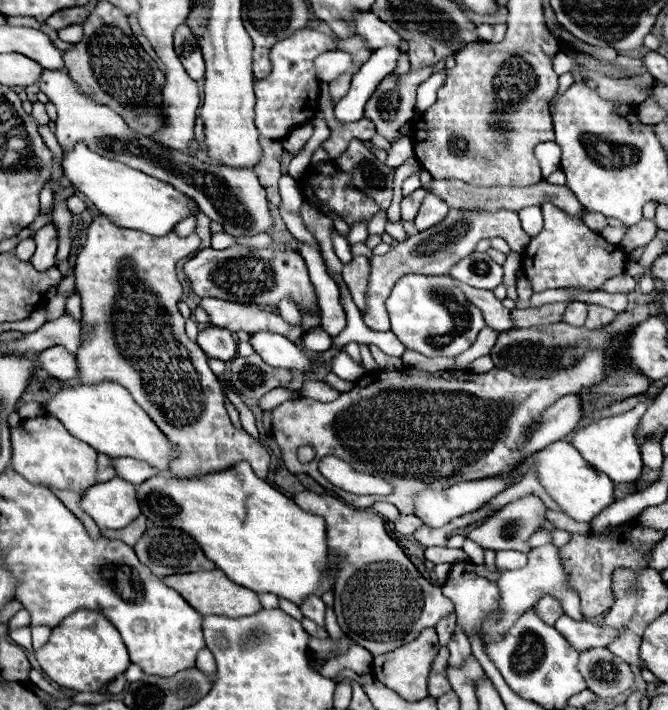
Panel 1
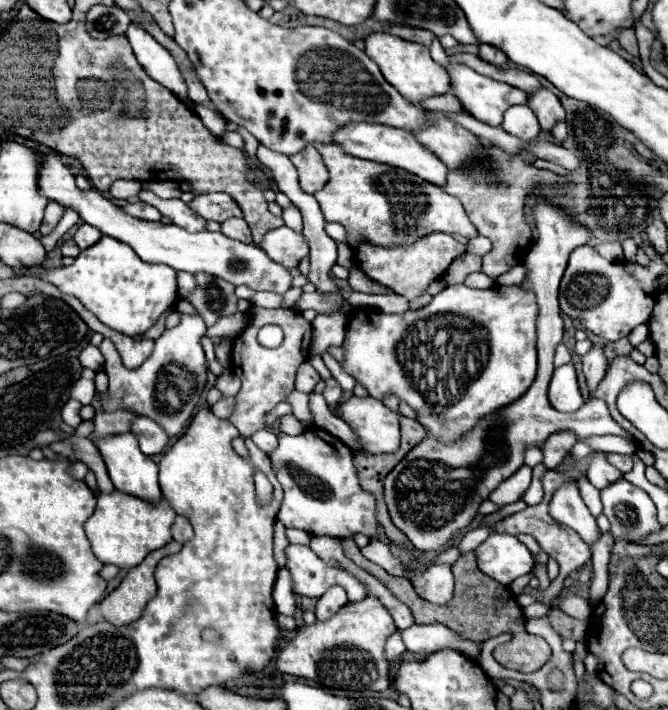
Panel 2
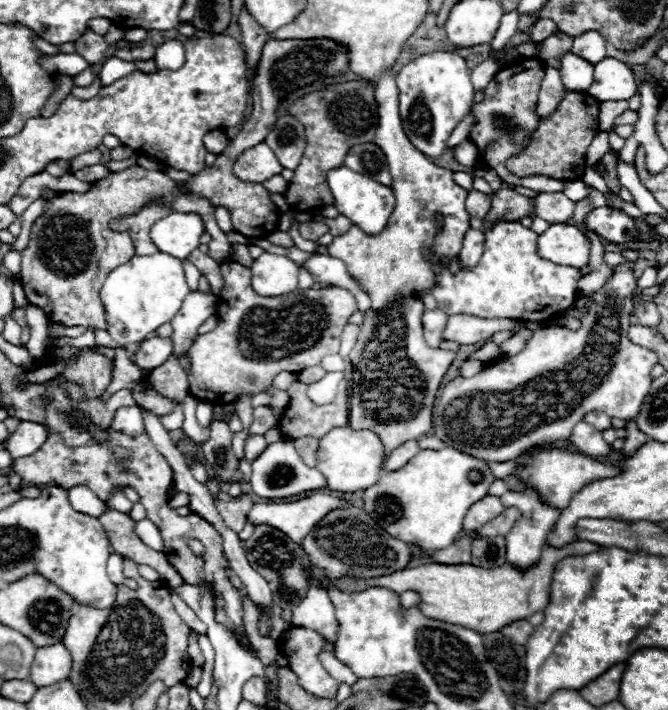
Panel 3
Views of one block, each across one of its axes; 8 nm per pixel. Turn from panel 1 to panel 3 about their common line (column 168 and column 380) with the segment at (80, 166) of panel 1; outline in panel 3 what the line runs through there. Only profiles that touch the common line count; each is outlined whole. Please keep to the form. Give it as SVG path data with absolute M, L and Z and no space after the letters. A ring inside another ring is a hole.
M338 166L330 170L326 174L326 180L334 196L334 208L342 216L346 216L352 224L356 224L366 234L380 234L384 230L388 216L392 214L392 208L394 208L394 192L390 190L390 186L382 186L364 174L350 170L348 166Z

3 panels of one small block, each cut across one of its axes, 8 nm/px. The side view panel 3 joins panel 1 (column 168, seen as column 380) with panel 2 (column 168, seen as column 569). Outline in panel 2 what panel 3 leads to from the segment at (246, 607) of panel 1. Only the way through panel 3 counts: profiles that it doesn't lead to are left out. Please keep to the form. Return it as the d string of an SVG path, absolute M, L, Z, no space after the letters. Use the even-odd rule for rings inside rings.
M170 542L160 550L150 552L140 566L128 572L122 584L100 602L100 610L110 624L130 624L138 620L146 608L146 604L156 596L154 570L158 562L166 556L180 552L180 542Z

